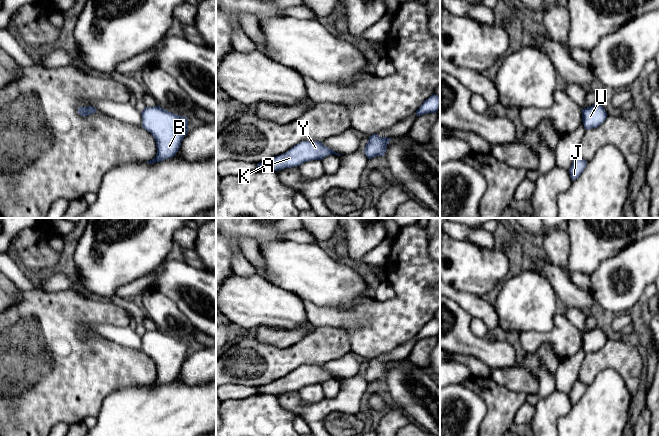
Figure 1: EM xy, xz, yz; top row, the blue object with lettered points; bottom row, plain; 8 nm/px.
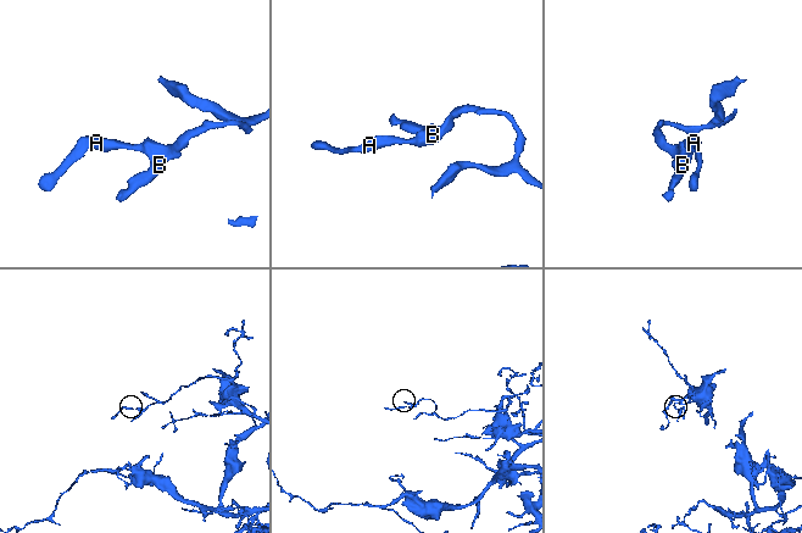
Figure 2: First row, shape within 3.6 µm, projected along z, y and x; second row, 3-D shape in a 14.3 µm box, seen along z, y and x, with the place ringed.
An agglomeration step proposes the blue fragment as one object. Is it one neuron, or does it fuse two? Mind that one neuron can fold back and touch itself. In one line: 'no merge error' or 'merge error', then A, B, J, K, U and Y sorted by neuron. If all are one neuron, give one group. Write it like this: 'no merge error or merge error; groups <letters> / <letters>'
no merge error; groups A B J K U Y

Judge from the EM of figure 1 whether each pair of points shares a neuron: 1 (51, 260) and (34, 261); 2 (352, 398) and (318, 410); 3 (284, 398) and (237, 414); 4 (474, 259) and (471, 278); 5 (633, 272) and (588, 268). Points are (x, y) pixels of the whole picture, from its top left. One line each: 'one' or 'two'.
1: one
2: one
3: two
4: one
5: two

